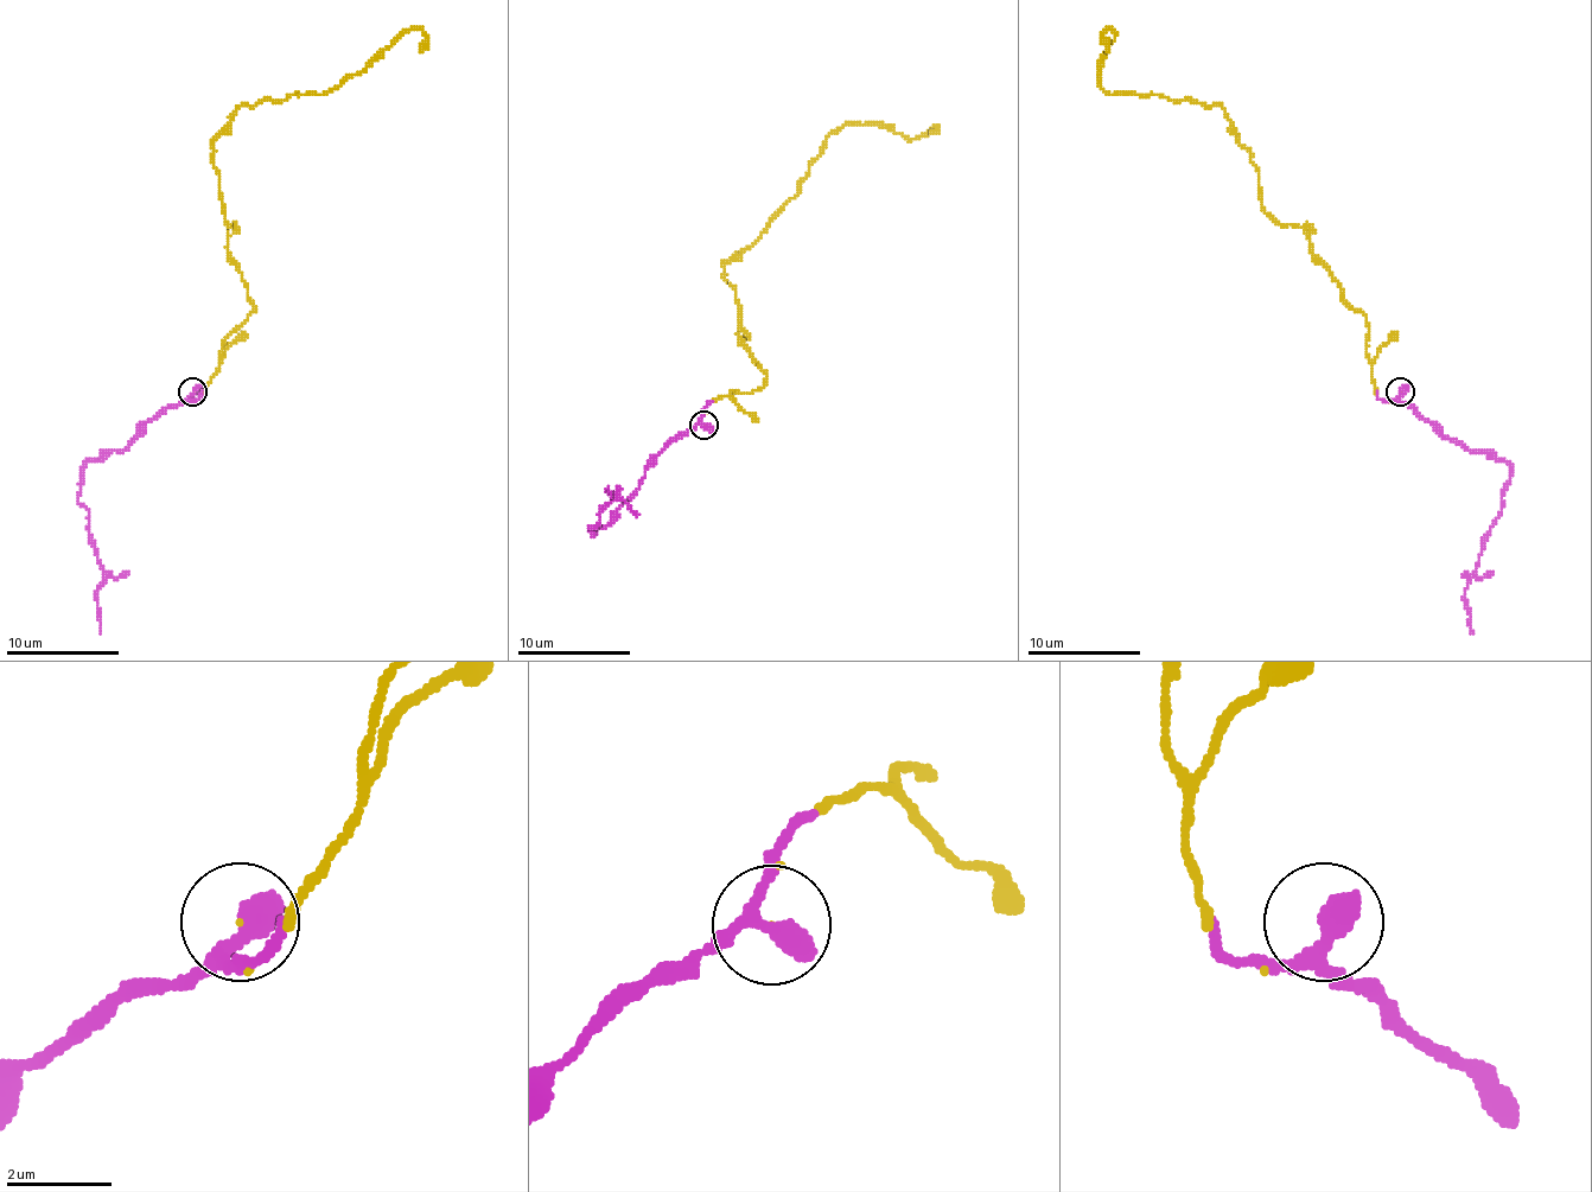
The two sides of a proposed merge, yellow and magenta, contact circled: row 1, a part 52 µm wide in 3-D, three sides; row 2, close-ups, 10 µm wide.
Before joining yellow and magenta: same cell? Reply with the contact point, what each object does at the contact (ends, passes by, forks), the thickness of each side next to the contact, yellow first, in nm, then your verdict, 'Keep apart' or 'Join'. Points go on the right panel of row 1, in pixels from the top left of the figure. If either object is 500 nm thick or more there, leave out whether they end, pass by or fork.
Place: (1400, 391). At the ring yellow ends. At the ring magenta passes by. Thickness 30 nm (yellow) against 400 nm. Join

